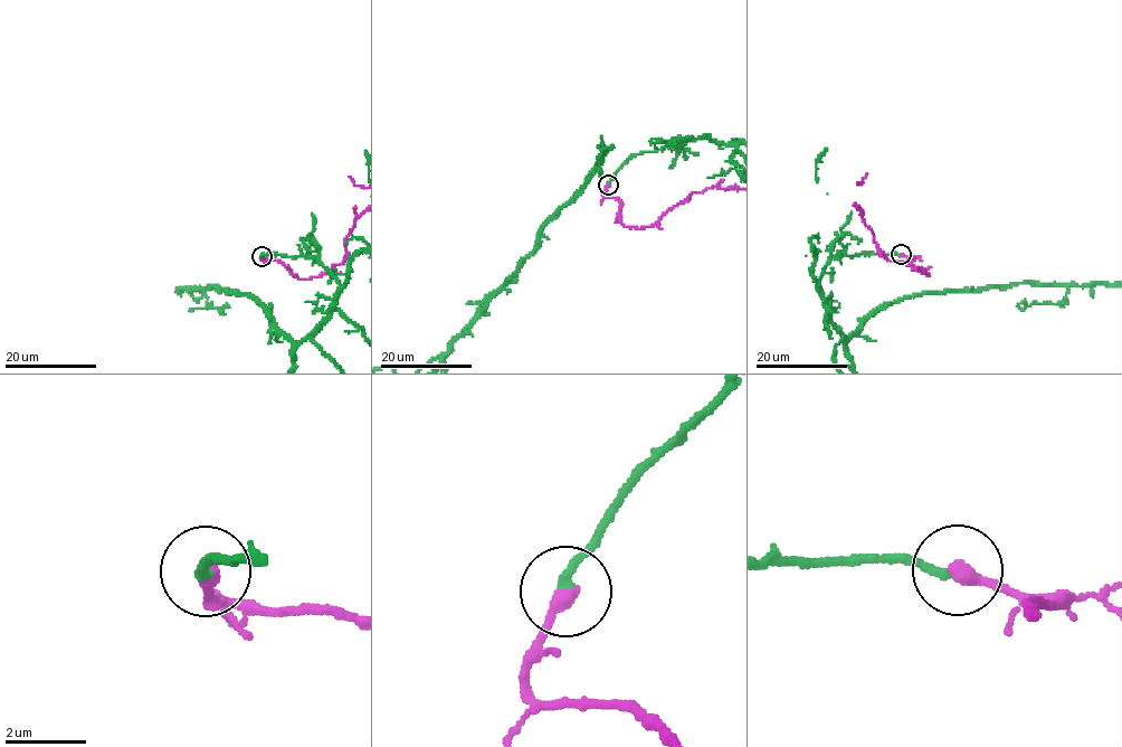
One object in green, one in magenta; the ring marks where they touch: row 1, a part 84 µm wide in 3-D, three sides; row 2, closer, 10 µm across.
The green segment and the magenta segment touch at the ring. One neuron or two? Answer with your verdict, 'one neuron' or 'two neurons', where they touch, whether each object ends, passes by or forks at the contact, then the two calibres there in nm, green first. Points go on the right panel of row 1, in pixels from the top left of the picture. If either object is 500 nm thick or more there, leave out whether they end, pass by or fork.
one neuron; at (901, 254); green ends there; magenta ends there; 260 nm thick on the green side, 360 nm on the other

